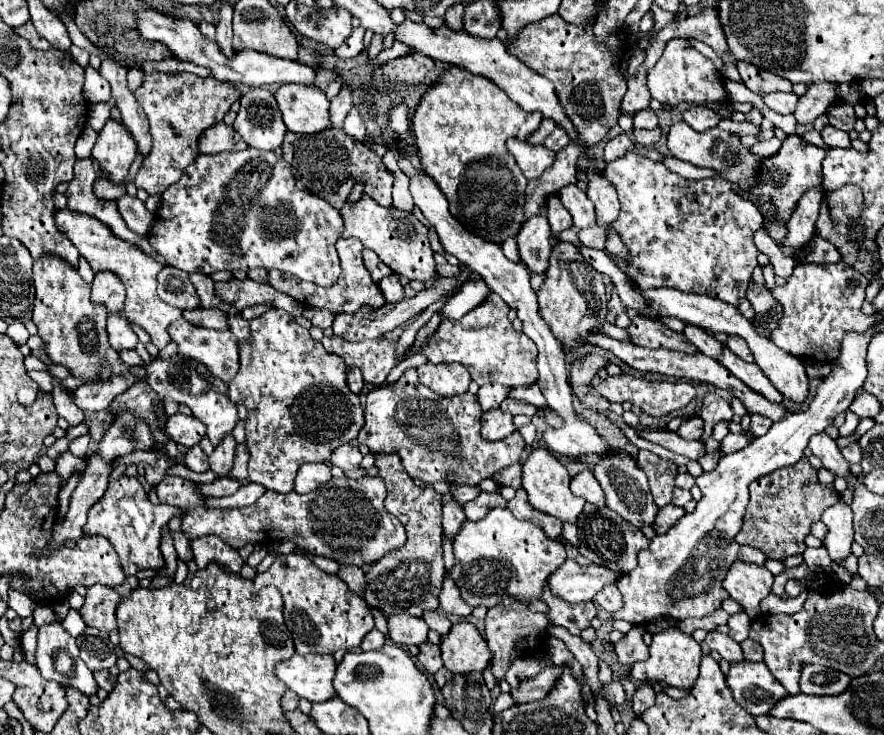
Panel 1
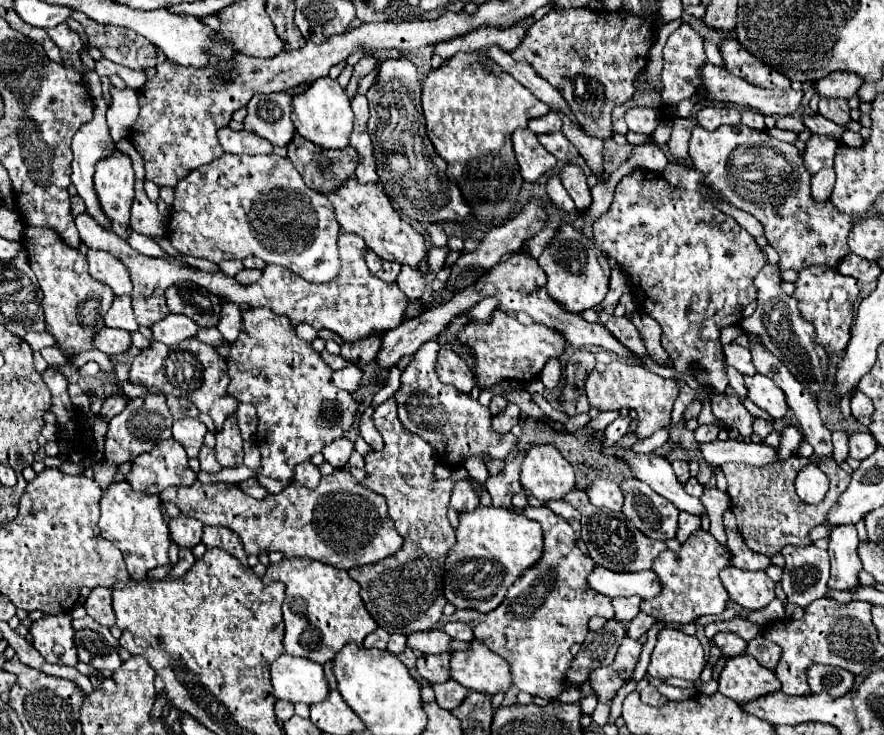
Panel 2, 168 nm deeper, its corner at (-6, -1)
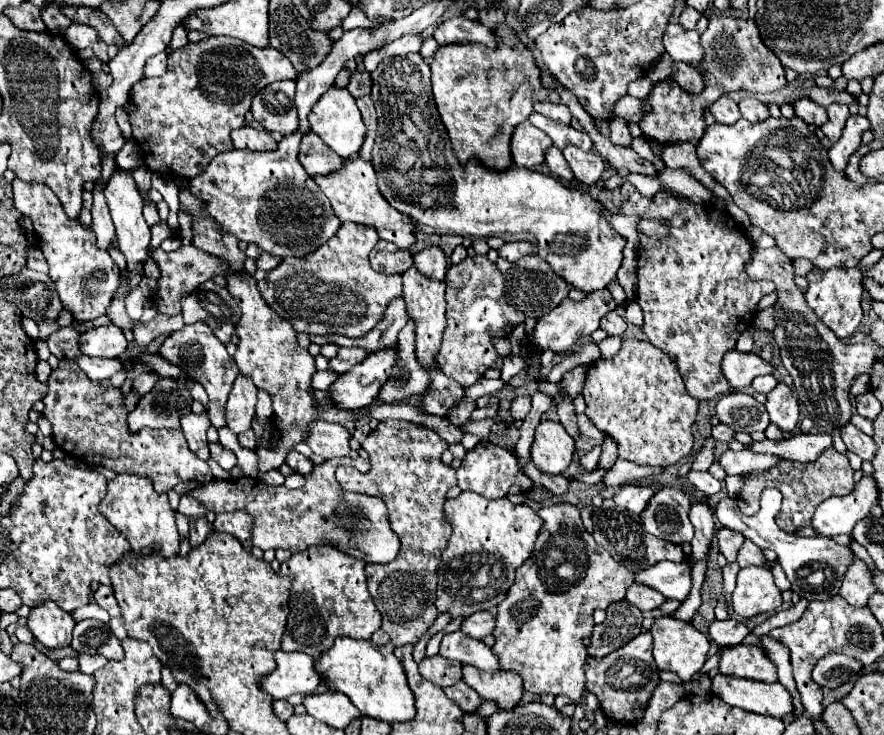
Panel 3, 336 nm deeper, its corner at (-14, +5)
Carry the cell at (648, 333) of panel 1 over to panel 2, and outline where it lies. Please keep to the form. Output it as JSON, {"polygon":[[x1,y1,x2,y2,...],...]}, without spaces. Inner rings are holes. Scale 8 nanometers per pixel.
{"polygon":[[612,317,612,319,608,319,604,323,604,327,620,343,624,343,624,347,628,347,630,351,634,351,634,355,638,355,638,357,644,357,646,355,646,349,644,349,644,343,642,343,642,337,640,337,638,329,626,317]]}

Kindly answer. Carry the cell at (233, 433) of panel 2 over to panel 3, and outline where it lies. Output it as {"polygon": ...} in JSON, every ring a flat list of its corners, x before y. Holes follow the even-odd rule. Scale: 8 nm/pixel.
{"polygon":[[236,377,226,403,226,425,232,433,240,435,250,429,254,419,256,393,258,389,256,385,252,385,252,381,248,381,248,377]]}

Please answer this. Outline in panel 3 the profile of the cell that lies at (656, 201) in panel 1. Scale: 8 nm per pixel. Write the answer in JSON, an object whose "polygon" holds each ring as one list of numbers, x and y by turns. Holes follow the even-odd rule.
{"polygon":[[630,183,620,187,622,191,622,215,636,215,640,219,666,221,670,235,664,241,654,241,646,233,638,231,640,249,638,249,638,291,636,301,644,311,644,333,648,341,662,349,676,363,686,389,692,397,700,401,710,401,718,395,730,393,732,387,722,373,722,355,736,345,740,333,750,327,750,321,756,315,756,303,774,291,772,281,752,281,746,273,746,265,752,259,752,243,742,229,734,227,730,217,708,205,694,205,684,201,668,191,660,191,654,197,644,197]]}

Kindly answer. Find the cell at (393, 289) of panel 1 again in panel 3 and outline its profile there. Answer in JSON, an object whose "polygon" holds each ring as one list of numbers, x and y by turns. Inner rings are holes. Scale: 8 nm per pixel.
{"polygon":[[432,245,432,247,426,247,418,253,414,253,414,269,420,271,428,279,444,281,446,269,448,269,448,261,446,261,444,251,438,249,436,245]]}

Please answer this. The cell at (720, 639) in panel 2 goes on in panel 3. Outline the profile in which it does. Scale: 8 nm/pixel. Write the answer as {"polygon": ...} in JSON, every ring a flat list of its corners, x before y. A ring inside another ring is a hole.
{"polygon":[[726,619,726,621,714,621,708,629,710,637,720,645,740,645,744,641,744,637,750,633,750,629,734,619]]}

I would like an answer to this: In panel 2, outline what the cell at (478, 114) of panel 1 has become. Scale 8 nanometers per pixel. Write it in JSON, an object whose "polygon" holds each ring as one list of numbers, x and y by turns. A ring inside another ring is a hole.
{"polygon":[[460,53,452,59,446,59,438,69,432,69,422,81,422,109,426,117,428,137,448,163,446,177,458,183,464,199,472,207,474,219,478,223,500,223,502,219,506,219,512,213,512,205,516,203,518,191,524,183,514,159,510,137,518,127,526,127,530,119,546,115,550,107,546,103,540,103,540,99,536,99,524,85,516,83,516,79,504,75,504,71,496,67,496,63,476,53]]}

